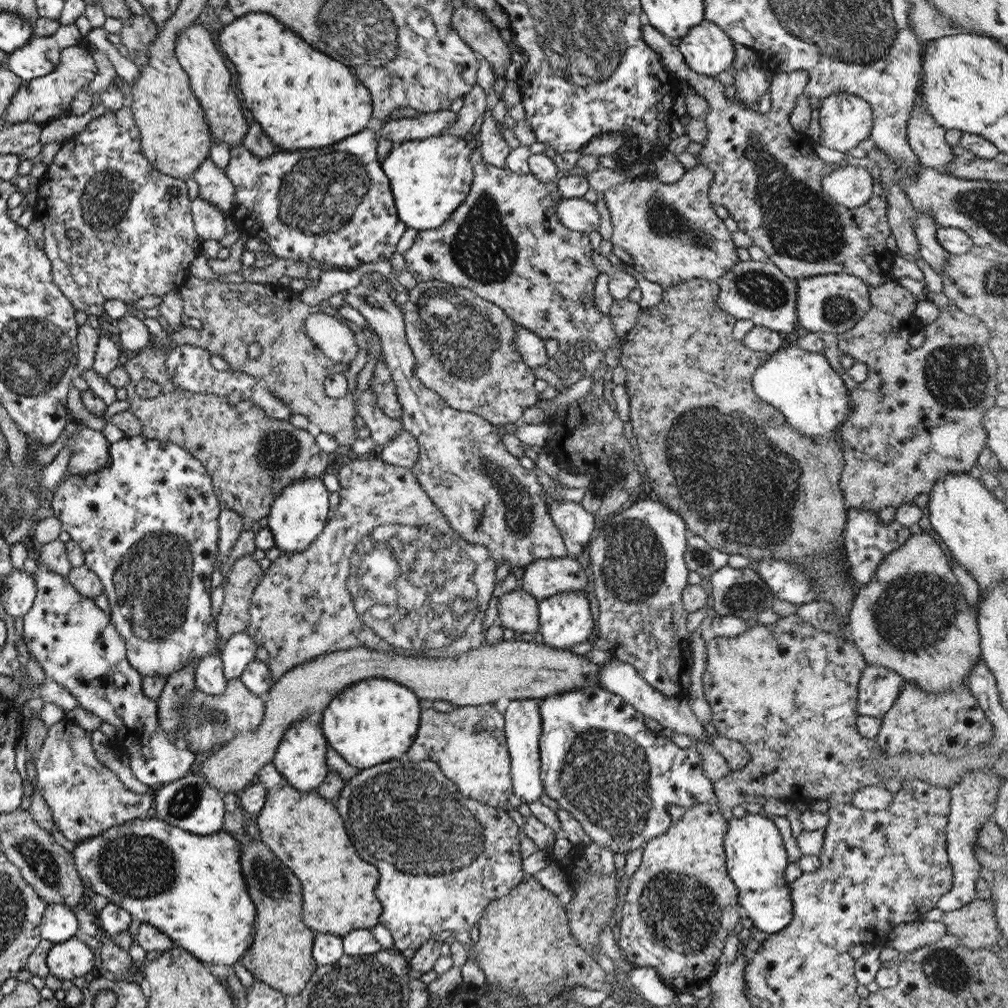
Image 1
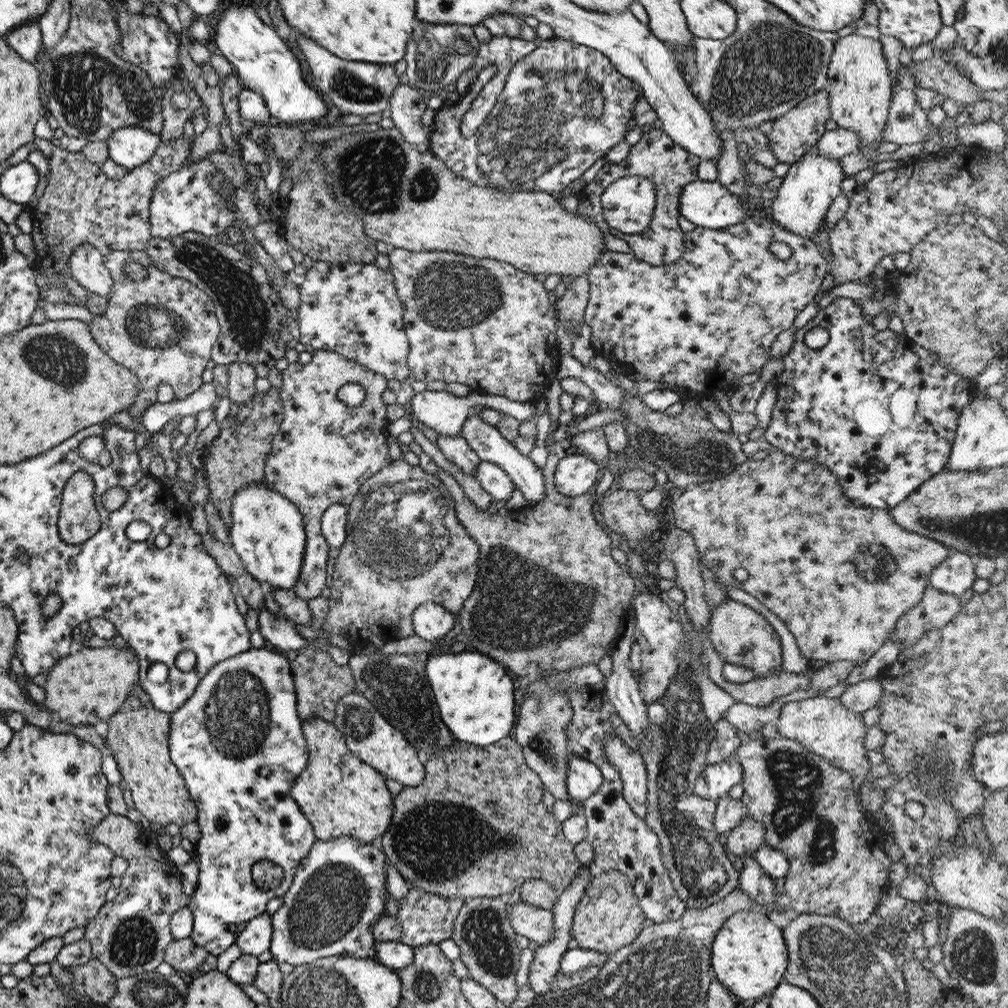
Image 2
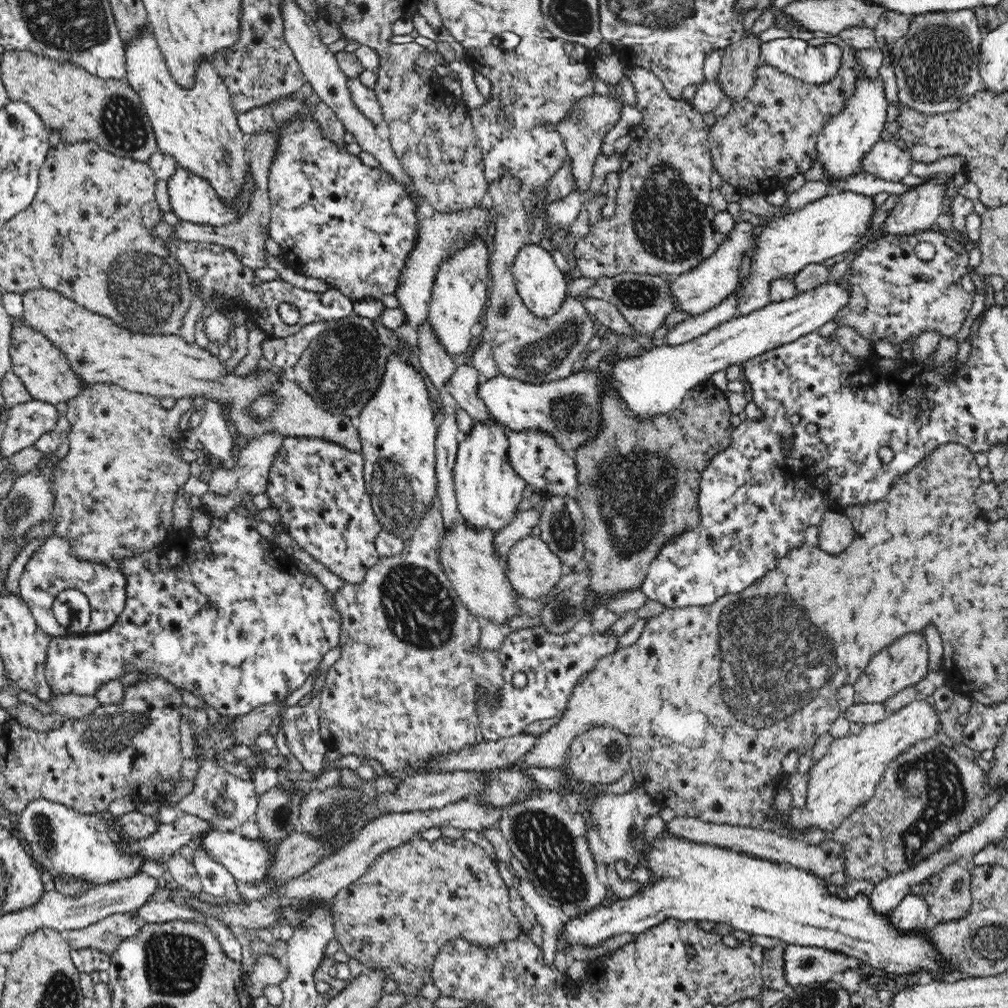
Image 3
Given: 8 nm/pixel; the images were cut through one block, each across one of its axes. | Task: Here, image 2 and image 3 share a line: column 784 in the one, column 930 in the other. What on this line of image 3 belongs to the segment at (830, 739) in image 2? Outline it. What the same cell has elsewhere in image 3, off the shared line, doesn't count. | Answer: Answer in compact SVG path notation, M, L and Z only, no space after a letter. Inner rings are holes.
M925 700L915 701L899 712L889 715L884 722L878 724L866 724L858 734L848 734L844 737L835 738L830 744L828 753L820 762L816 762L811 768L812 779L808 785L807 803L803 809L796 809L792 806L788 827L798 831L806 831L810 828L824 829L826 833L832 833L842 825L842 822L861 806L864 806L876 792L876 787L886 772L887 766L892 764L898 756L902 756L908 748L916 746L921 740L935 738L938 729L942 729L940 711L934 704Z

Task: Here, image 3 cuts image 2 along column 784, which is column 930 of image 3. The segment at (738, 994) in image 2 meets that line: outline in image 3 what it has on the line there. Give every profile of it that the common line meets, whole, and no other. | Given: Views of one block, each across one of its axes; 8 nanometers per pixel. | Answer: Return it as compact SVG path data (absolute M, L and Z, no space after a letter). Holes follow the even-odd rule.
M667 834L665 837L659 836L658 842L656 842L654 847L648 852L648 861L645 862L645 865L648 866L648 868L652 868L653 875L651 879L646 882L647 885L641 893L627 899L618 898L616 901L608 905L596 906L596 908L592 908L592 910L588 910L588 912L582 912L580 916L568 917L566 922L564 922L562 932L558 934L557 949L563 952L569 959L569 955L566 951L572 946L598 946L601 942L604 942L607 938L616 936L616 934L624 934L625 932L633 935L640 934L640 932L646 932L646 930L650 930L650 928L658 926L658 924L660 924L660 922L664 922L666 918L677 918L682 922L686 922L686 920L712 920L712 922L717 923L726 922L726 924L730 924L730 926L733 926L736 930L744 930L744 932L750 932L752 935L758 934L758 936L772 936L772 938L778 938L781 944L797 944L798 946L837 950L846 956L853 956L854 958L857 958L863 965L870 965L874 968L890 972L893 975L904 975L910 974L911 972L918 975L920 973L923 974L924 972L936 972L941 970L941 961L938 959L938 953L936 953L936 949L932 947L932 943L930 943L924 935L916 936L916 932L900 933L900 931L896 931L896 927L888 921L888 915L880 915L880 913L874 913L874 911L872 911L872 907L870 907L870 899L868 899L865 895L858 894L852 900L840 900L840 898L836 898L835 893L832 893L828 888L824 888L824 879L822 879L822 877L816 876L814 873L810 873L800 868L793 867L788 868L788 870L784 870L784 868L780 868L780 866L778 866L778 863L767 861L766 859L760 859L759 857L754 857L752 855L745 854L744 852L739 852L737 849L731 850L726 847L693 843L686 839L671 836L671 834Z

